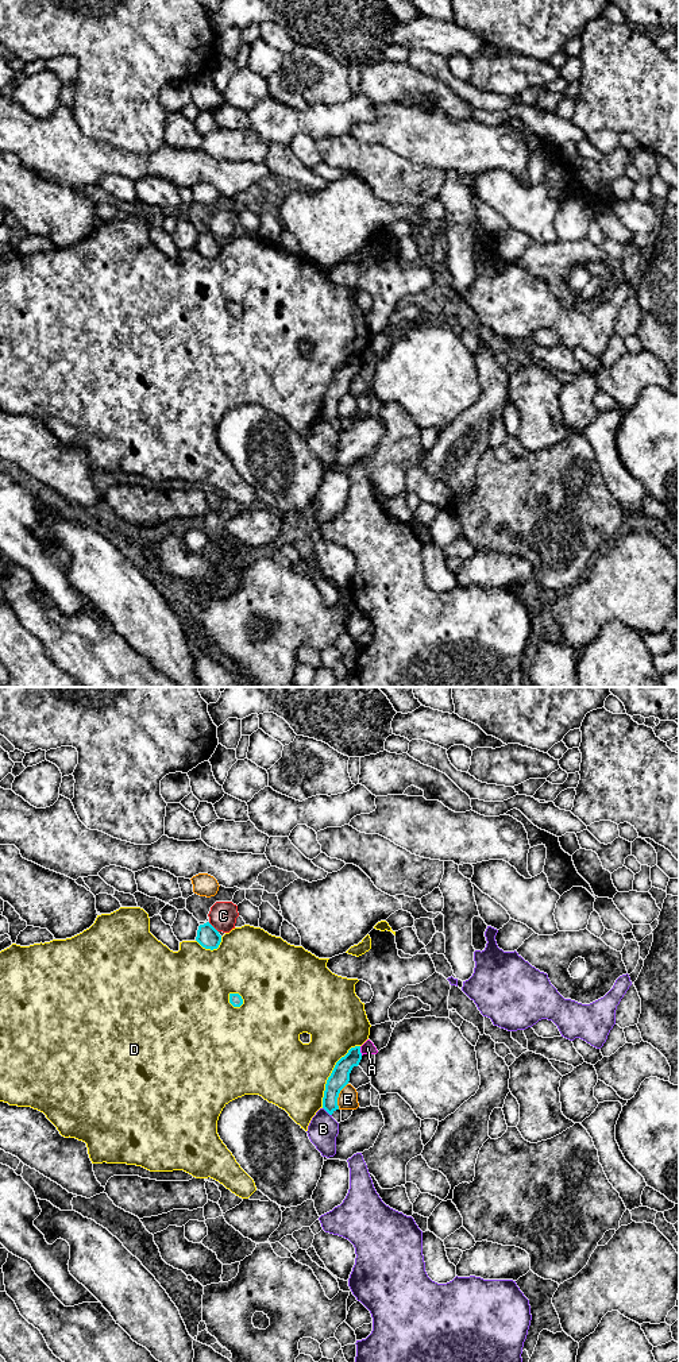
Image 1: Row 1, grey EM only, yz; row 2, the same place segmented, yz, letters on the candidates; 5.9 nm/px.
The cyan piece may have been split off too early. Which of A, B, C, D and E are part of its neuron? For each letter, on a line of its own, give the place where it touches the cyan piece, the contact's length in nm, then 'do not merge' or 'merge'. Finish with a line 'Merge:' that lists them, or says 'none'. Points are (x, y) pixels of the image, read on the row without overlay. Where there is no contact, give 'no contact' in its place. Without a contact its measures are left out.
A: contact yz (359, 359); length 60 nm; do not merge
B: contact yz (327, 420); length 80 nm; do not merge
C: contact yz (213, 236); length 90 nm; do not merge
D: contact yz (331, 382); length 440 nm; do not merge
E: contact yz (338, 405); length 170 nm; do not merge
Merge: none

